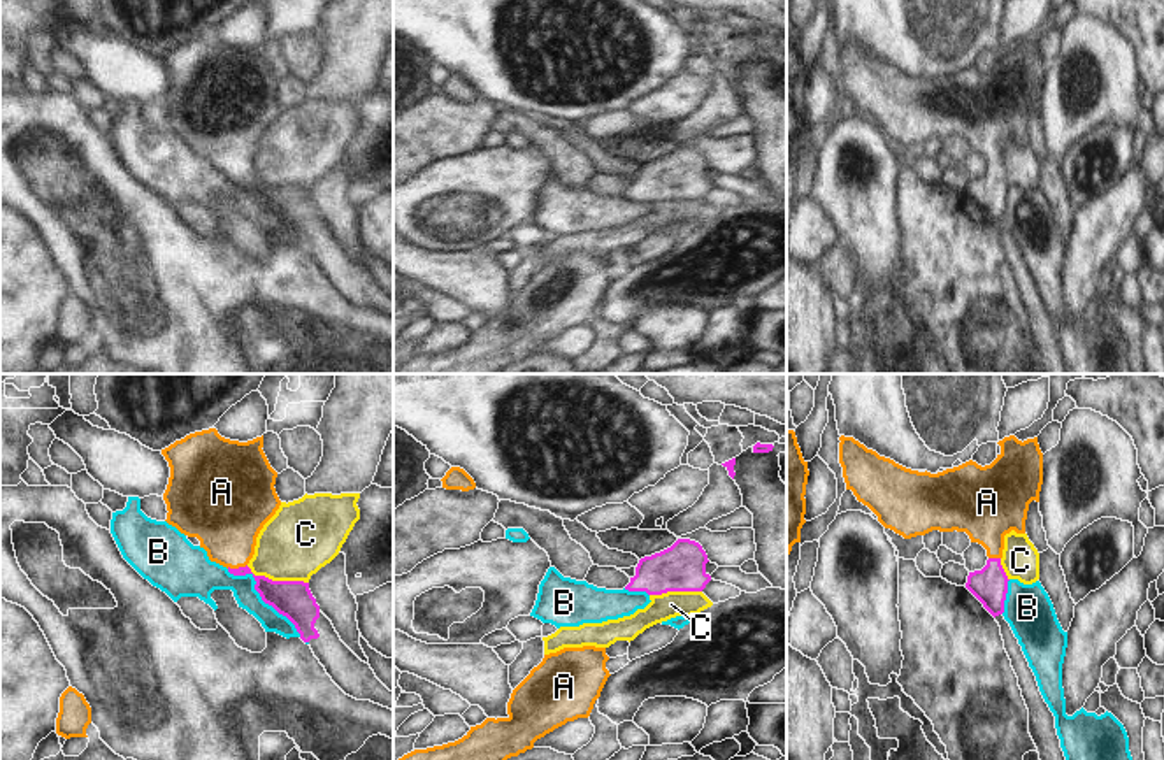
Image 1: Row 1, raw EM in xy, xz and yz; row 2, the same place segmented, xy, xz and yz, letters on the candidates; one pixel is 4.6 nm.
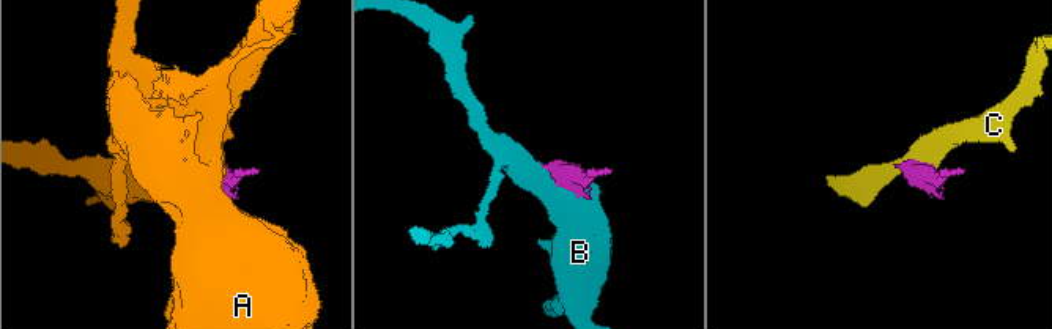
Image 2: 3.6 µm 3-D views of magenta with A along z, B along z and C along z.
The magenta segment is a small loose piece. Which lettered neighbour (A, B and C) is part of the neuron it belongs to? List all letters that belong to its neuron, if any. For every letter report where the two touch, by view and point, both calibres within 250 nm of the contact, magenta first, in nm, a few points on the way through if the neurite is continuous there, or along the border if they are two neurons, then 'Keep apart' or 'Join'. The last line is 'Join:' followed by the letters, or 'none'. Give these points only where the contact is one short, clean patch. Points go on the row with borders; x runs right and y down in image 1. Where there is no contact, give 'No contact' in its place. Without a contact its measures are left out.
A: Touches magenta at xy (236, 569). Thickness 140 nm (magenta) against 320 nm. Path across: xy (283, 595), (236, 569), (227, 516). Join
B: Touches magenta at xy (260, 595). Thickness 170 nm (magenta) against 140 nm. Keep apart
C: Touches magenta at xy (278, 581). Thickness 170 nm (magenta) against 320 nm. Boundary: xy (246, 566), (255, 574), (273, 580), (302, 580), (308, 583). Keep apart
Join: A.

